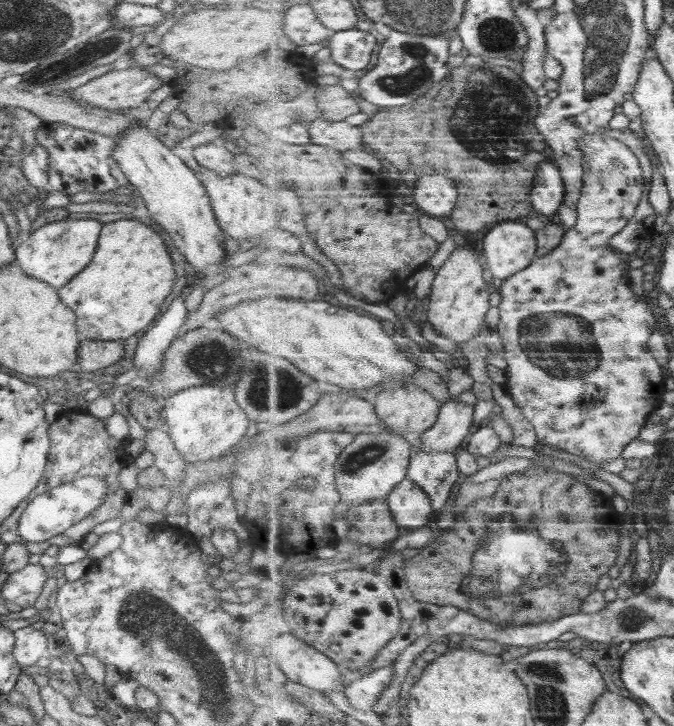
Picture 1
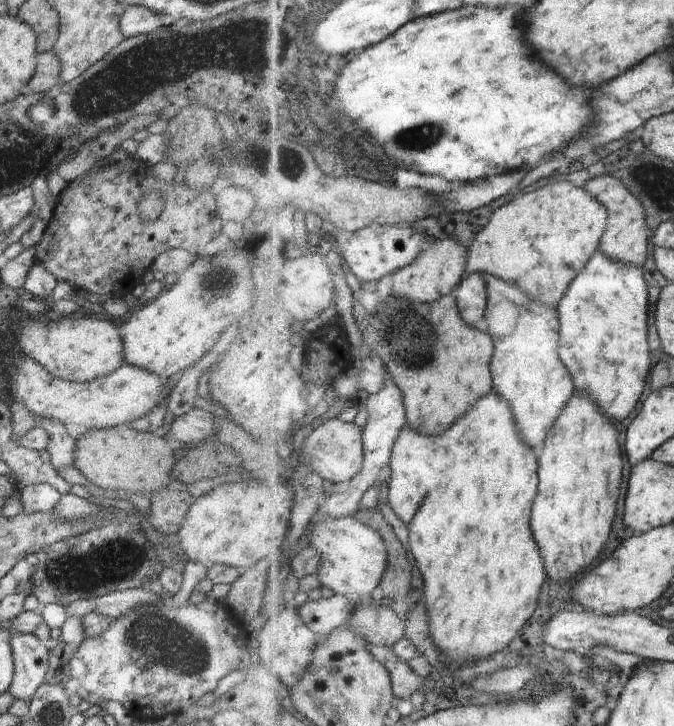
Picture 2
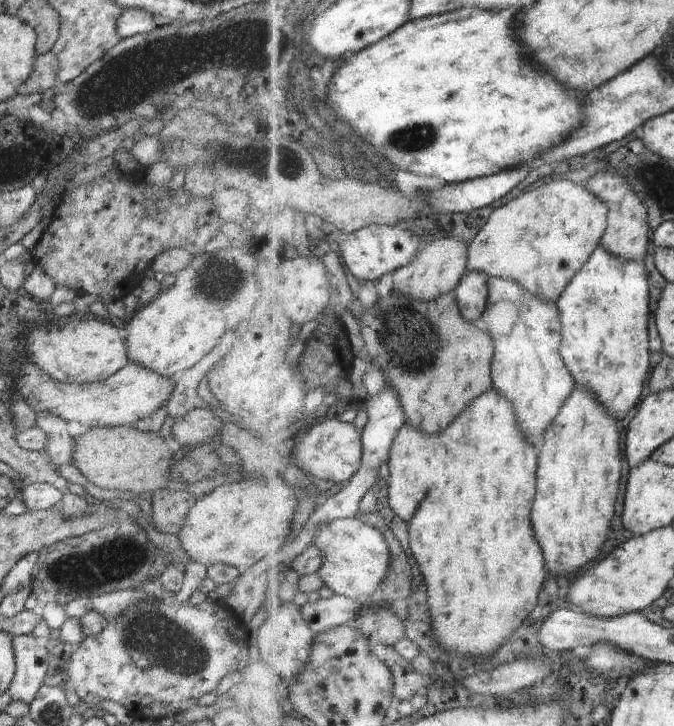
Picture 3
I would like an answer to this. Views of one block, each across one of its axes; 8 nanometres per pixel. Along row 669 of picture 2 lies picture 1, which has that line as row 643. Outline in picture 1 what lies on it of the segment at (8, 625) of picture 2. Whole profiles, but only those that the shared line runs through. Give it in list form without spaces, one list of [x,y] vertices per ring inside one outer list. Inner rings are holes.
[[[31,625],[14,631],[15,643],[13,656],[20,664],[26,668],[36,665],[38,660],[48,655],[48,635]]]

